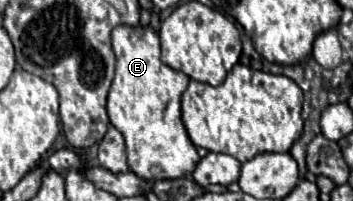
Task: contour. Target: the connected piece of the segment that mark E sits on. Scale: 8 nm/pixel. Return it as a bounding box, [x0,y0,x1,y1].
[108,25,200,181]

